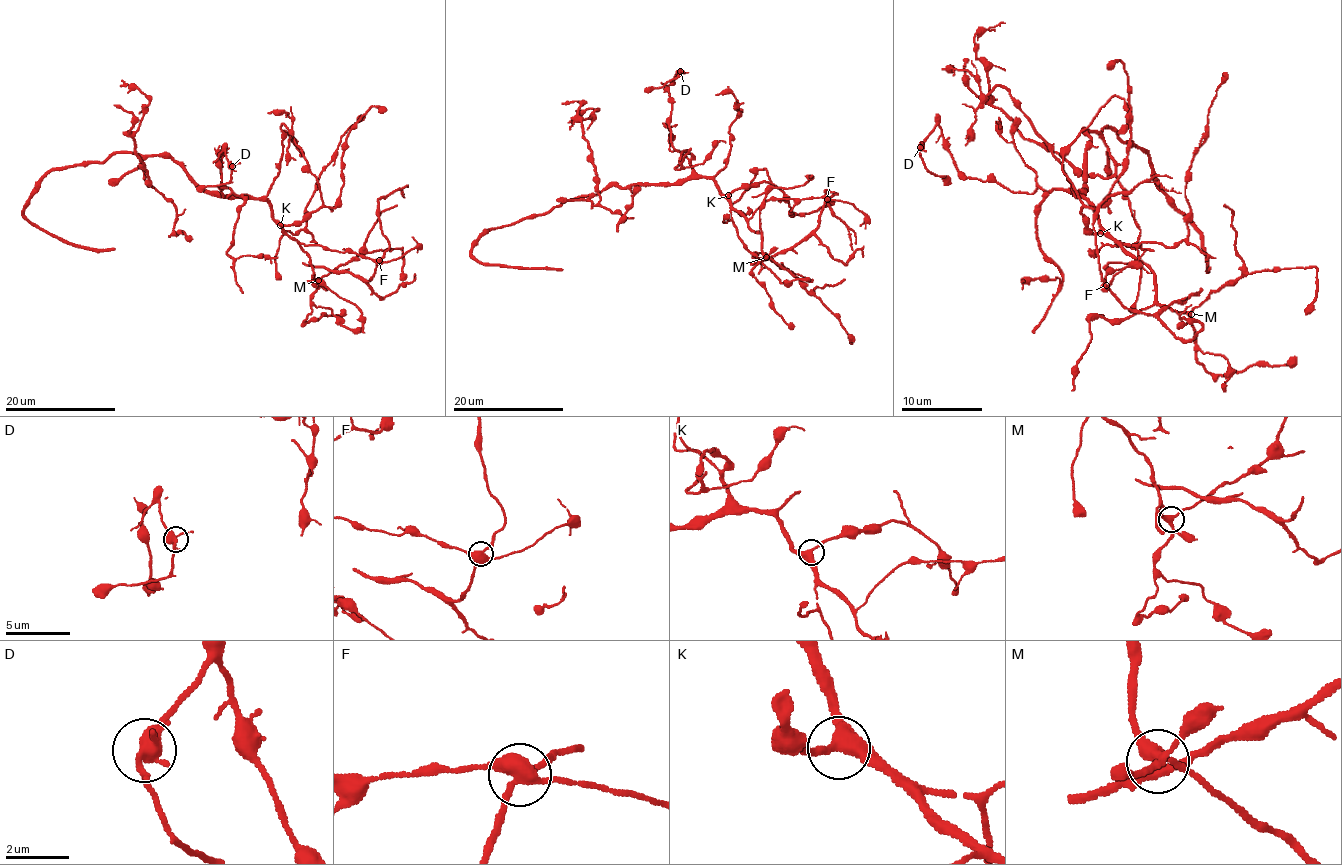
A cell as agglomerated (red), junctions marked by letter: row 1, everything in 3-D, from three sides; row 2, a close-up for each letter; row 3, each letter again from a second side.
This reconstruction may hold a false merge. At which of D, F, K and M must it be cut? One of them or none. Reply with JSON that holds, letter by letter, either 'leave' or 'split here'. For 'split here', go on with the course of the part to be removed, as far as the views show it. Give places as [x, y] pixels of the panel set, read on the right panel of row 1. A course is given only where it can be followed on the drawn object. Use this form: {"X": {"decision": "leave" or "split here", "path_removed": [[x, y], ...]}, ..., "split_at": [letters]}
{"D": {"decision": "leave"}, "F": {"decision": "leave"}, "K": {"decision": "leave"}, "M": {"decision": "leave"}, "split_at": []}

